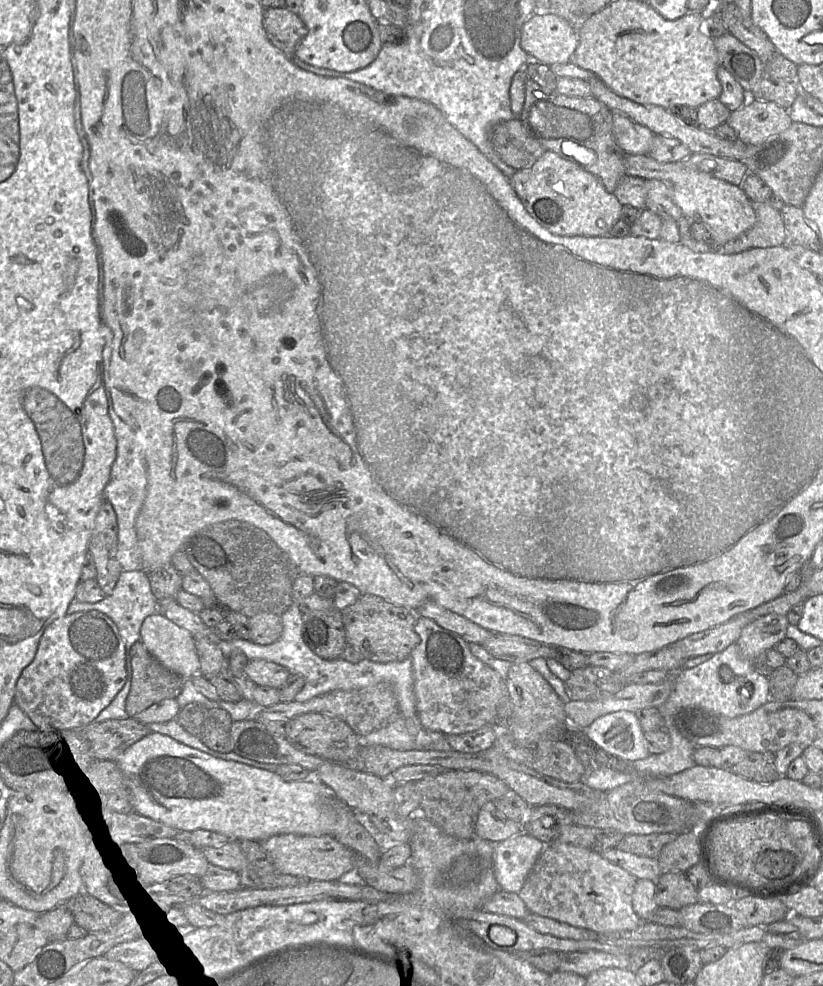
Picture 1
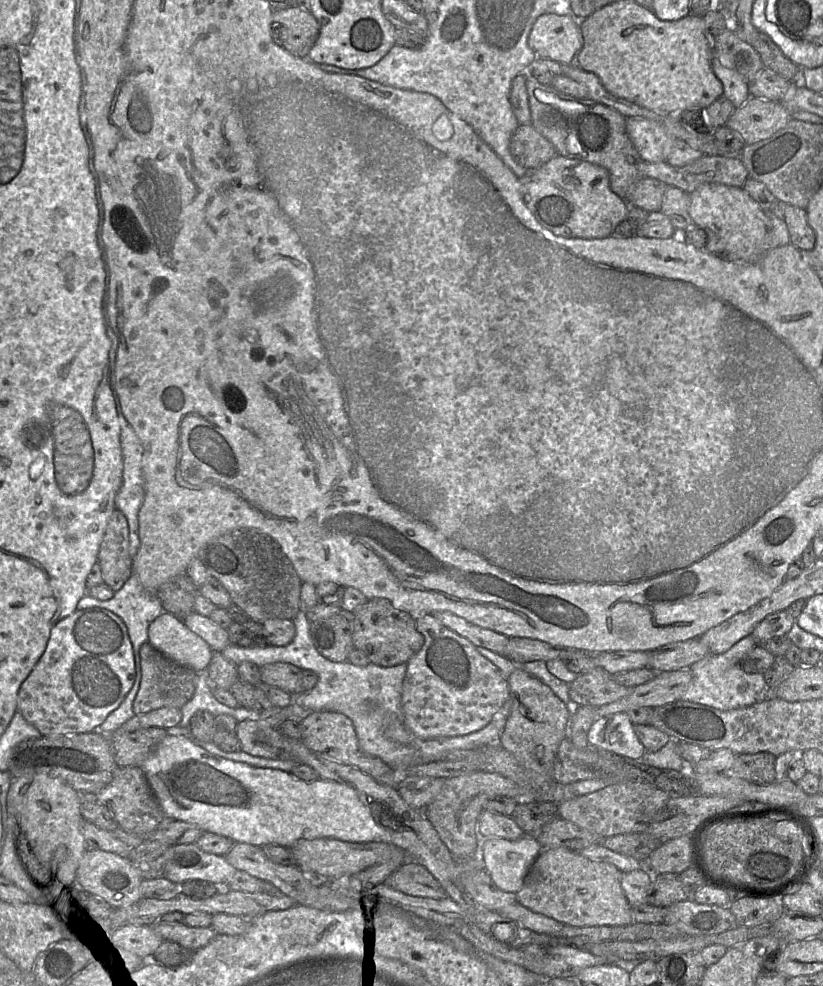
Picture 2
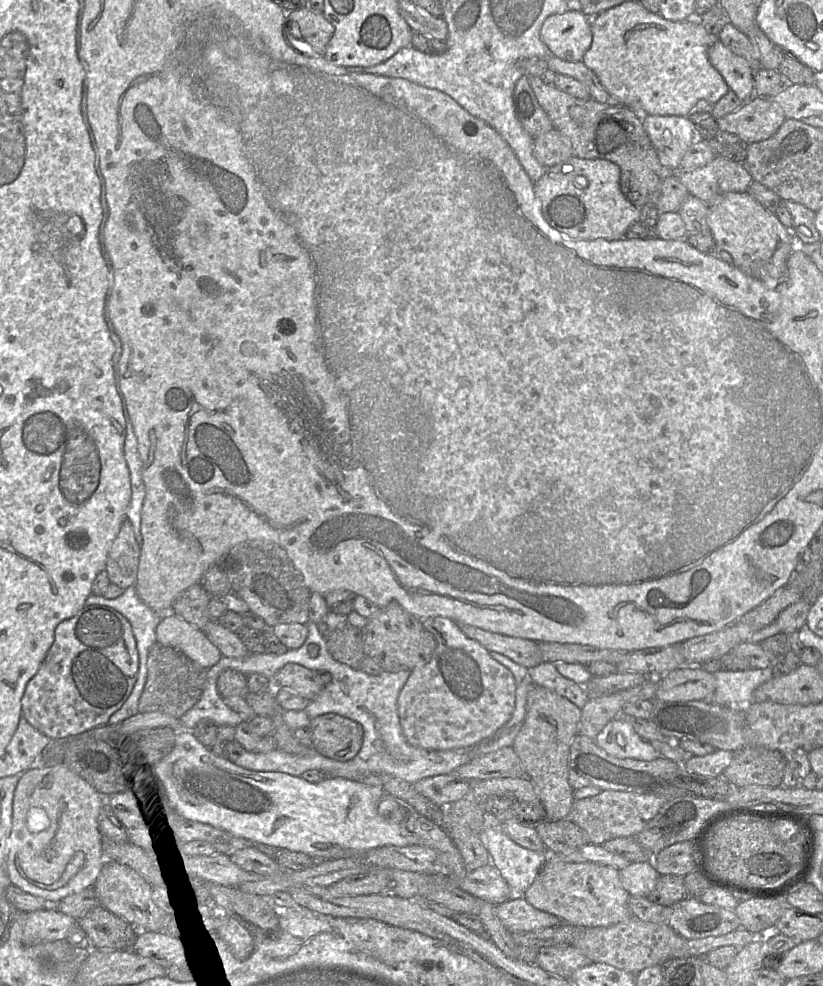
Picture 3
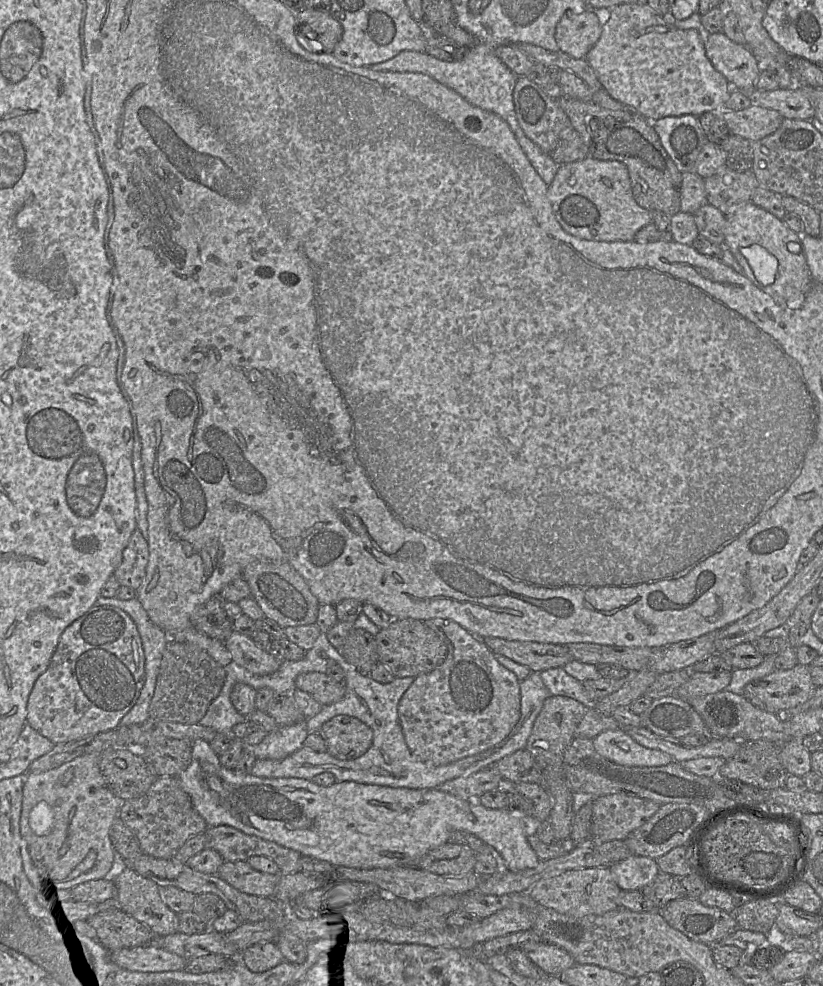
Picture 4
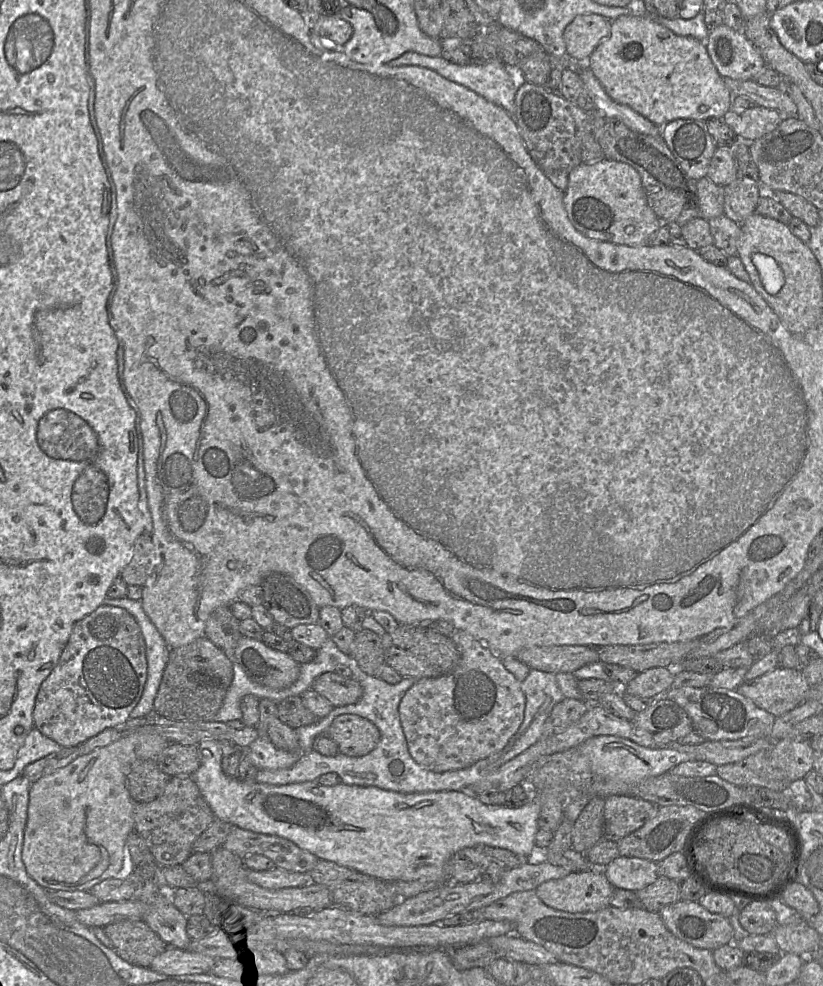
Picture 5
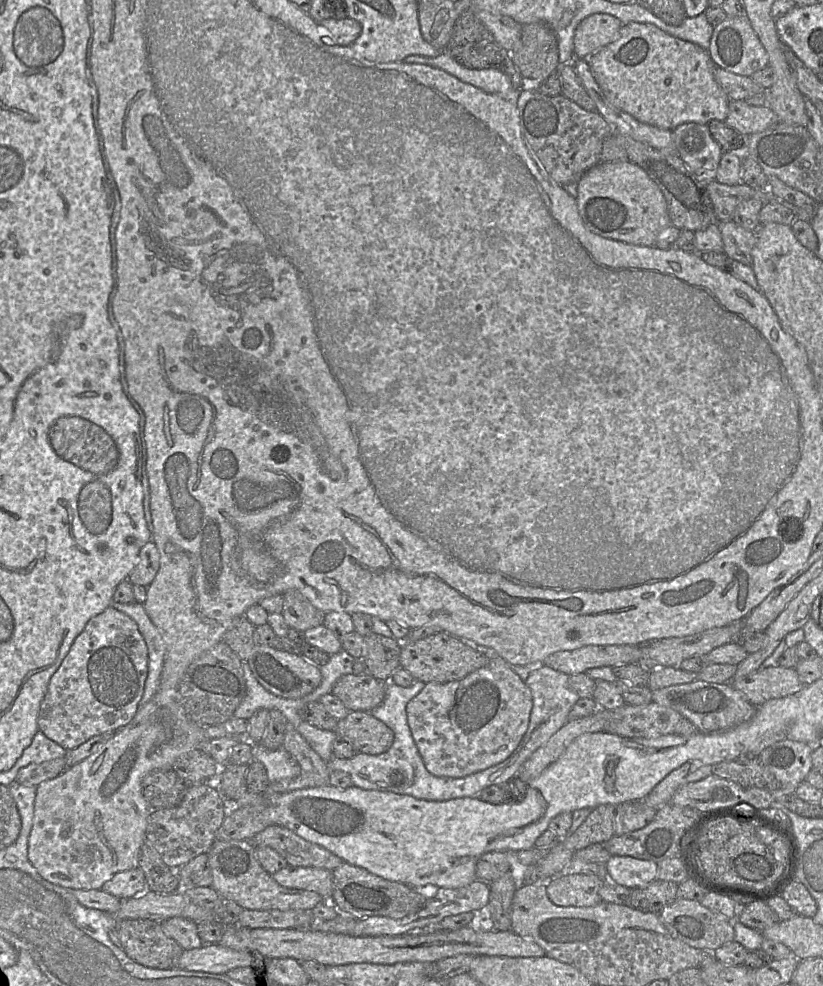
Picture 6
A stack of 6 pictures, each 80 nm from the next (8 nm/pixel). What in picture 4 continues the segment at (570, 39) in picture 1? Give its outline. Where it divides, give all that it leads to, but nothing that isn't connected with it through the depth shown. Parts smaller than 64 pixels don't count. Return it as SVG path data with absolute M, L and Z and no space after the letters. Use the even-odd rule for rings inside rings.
M567 11L555 30L559 50L574 59L585 59L599 40L602 26L593 11L582 13Z

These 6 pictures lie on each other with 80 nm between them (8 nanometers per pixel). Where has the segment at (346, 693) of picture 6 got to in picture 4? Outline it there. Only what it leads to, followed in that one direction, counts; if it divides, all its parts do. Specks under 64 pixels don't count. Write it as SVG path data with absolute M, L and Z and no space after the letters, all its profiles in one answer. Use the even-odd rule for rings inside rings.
M308 672L298 675L295 680L295 687L311 695L323 706L342 700L346 693L344 682L338 682L320 672Z

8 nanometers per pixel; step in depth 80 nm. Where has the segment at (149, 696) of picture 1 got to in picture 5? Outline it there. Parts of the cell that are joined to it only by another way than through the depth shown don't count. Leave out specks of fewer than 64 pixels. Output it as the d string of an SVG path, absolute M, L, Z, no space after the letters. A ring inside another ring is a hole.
M210 639L195 641L171 649L157 696L153 713L172 721L209 722L221 708L233 676L233 661Z

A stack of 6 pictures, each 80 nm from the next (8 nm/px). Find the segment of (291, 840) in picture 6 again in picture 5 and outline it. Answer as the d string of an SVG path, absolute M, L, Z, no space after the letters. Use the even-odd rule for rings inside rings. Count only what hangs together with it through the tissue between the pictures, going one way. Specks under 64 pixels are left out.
M232 826L223 846L241 858L260 854L272 860L277 868L292 872L307 872L320 860L285 838L256 833Z

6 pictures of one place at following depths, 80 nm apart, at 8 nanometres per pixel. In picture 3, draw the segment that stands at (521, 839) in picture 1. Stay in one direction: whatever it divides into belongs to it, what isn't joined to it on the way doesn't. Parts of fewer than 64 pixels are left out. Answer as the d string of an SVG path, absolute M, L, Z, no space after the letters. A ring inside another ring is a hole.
M491 813L485 814L484 825L480 839L490 855L490 864L493 865L505 879L513 895L523 895L531 885L544 864L549 859L547 851L534 851L522 847L513 841L502 829L501 817Z

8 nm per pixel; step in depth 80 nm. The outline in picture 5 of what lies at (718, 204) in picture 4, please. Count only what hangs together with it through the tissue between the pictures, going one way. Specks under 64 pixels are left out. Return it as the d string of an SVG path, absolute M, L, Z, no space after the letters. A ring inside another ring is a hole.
M737 177L724 186L724 215L742 224L755 213L764 189L759 181L748 177Z

